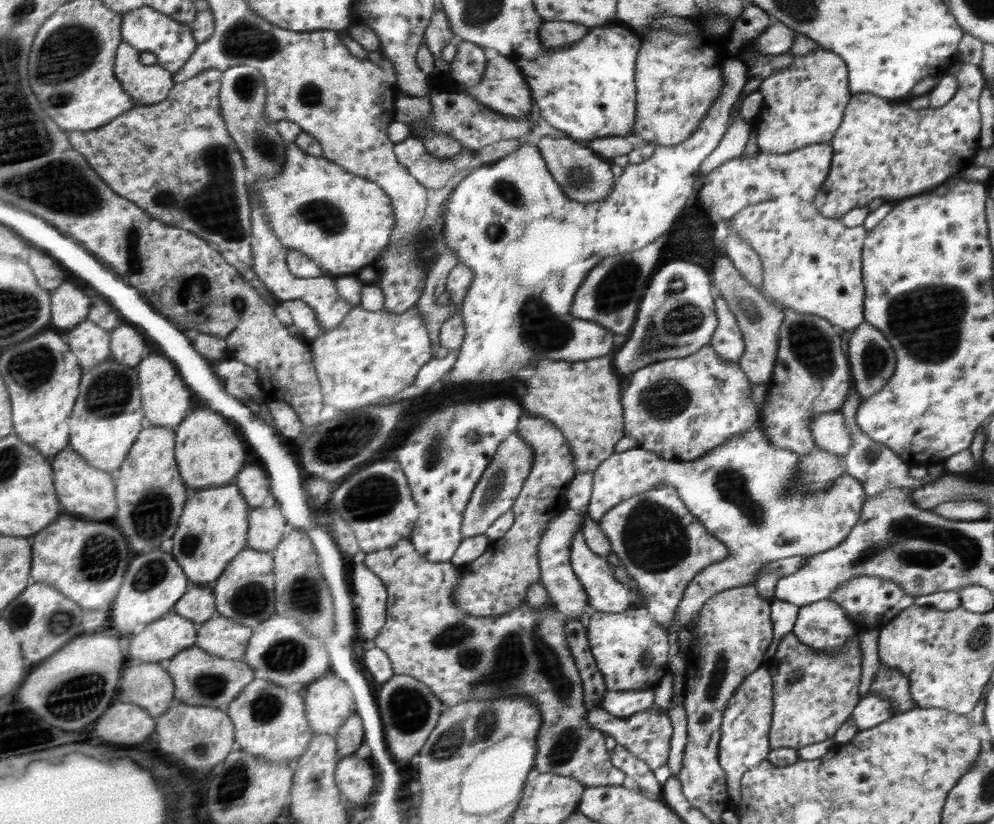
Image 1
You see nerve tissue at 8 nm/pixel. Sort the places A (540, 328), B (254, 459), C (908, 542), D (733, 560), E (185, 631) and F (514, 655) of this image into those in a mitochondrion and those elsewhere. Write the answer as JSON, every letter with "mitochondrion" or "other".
{"A":"mitochondrion","B":"other","C":"mitochondrion","D":"other","E":"other","F":"mitochondrion"}

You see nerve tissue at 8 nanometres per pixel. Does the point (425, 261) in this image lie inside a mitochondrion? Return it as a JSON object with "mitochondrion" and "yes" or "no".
{"mitochondrion":"no"}

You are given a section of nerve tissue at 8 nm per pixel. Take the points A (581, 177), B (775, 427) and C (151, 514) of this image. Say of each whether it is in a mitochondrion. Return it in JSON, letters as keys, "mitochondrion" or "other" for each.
{"A":"mitochondrion","B":"other","C":"mitochondrion"}

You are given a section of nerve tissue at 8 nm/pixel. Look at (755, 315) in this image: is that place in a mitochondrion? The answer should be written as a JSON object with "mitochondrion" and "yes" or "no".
{"mitochondrion":"yes"}

